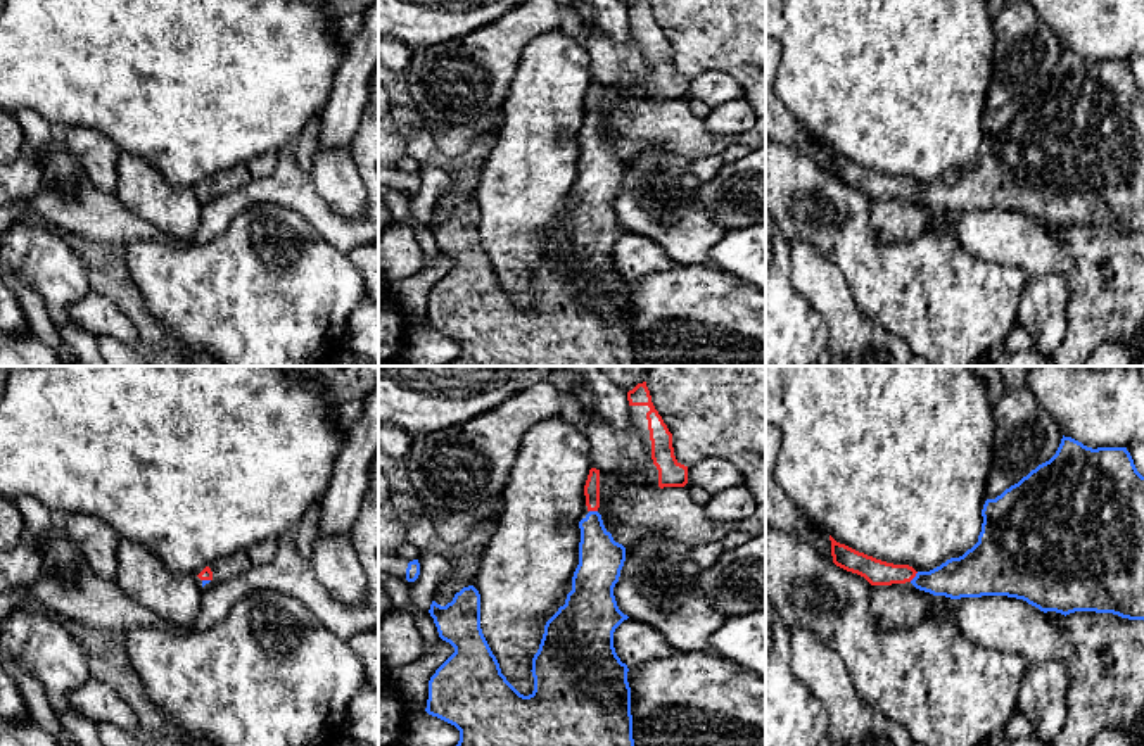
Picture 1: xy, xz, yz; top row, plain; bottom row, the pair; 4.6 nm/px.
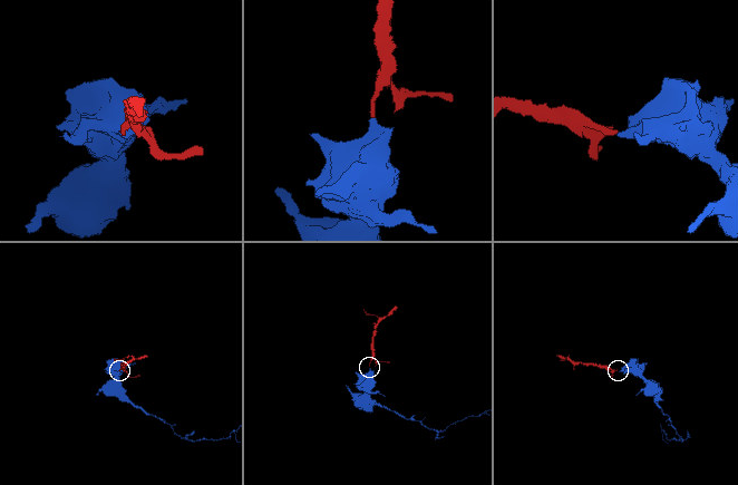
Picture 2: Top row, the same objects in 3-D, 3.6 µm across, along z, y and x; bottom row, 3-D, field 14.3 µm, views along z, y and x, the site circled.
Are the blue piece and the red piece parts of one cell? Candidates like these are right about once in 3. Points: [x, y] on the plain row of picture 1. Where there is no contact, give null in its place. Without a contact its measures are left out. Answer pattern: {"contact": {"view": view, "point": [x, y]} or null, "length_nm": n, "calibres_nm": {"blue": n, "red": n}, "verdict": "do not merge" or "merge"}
{"contact": {"view": "yz", "point": [915, 190]}, "length_nm": 60, "calibres_nm": {"blue": 200, "red": 120}, "verdict": "merge"}

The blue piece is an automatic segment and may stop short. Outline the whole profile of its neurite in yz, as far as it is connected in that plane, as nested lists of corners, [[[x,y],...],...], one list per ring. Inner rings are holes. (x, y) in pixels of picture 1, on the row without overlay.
[[[1063,48],[1056,67],[995,112],[987,112],[982,130],[978,155],[963,169],[950,171],[930,185],[876,173],[829,149],[833,176],[864,190],[871,199],[911,195],[919,204],[950,212],[1007,209],[1023,212],[1044,226],[1056,224],[1066,230],[1075,224],[1096,224],[1144,233],[1144,90],[1127,60],[1092,62]]]

